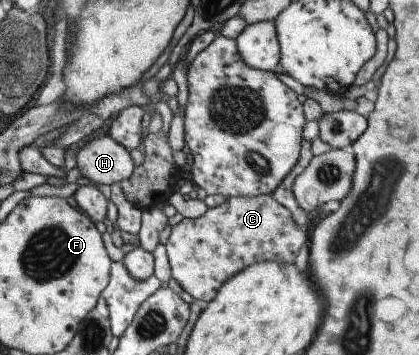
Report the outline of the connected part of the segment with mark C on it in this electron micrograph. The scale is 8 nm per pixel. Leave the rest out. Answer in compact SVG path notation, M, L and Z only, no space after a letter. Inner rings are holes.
M271 195L251 198L238 196L224 199L217 206L209 207L199 218L184 218L178 225L172 226L165 248L171 267L171 277L197 301L211 302L227 279L254 262L294 261L300 247L308 242L306 235L307 233L293 220L288 208L280 205Z

